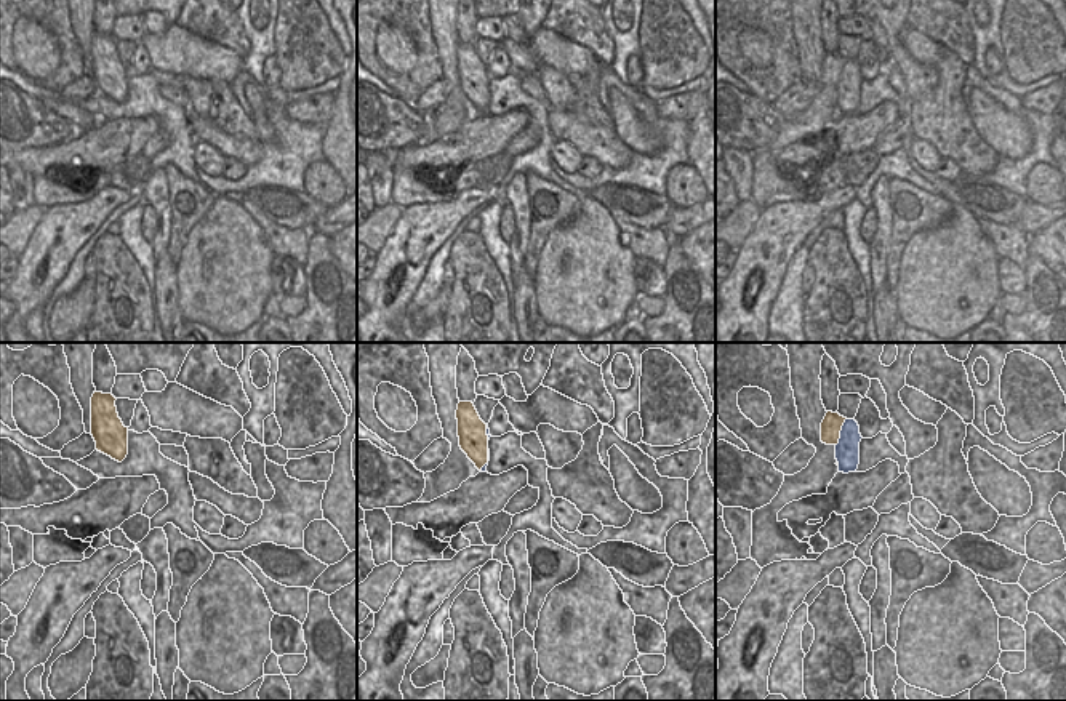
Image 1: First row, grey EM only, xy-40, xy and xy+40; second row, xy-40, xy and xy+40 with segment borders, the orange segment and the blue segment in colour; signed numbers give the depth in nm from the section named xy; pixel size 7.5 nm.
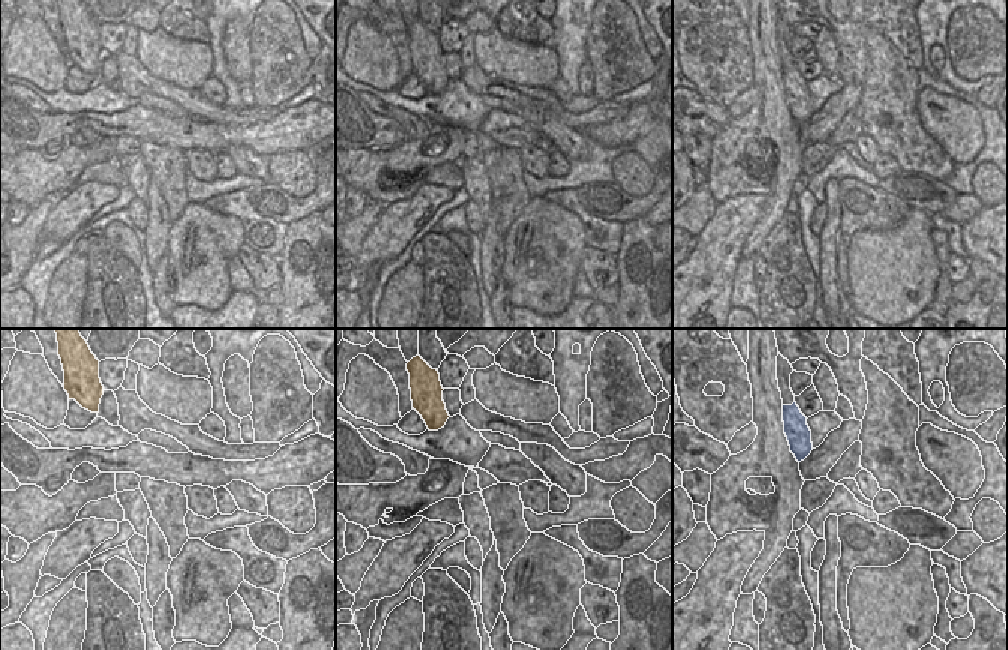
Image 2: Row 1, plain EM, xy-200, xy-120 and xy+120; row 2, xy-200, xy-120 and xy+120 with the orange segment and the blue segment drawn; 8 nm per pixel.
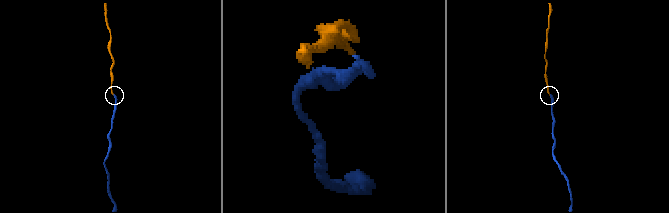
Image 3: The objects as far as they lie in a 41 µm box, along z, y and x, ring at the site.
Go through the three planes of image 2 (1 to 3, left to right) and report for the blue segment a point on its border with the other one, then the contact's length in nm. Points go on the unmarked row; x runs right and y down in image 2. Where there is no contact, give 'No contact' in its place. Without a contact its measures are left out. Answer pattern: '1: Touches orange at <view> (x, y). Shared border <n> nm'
1: No contact
2: No contact
3: No contact.

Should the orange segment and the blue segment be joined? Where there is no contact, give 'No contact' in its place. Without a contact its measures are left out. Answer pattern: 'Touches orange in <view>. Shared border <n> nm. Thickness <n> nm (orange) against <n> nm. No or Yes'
Touches orange in xy+40. Shared border 220 nm. Thickness 160 nm (orange) against 190 nm. Yes.

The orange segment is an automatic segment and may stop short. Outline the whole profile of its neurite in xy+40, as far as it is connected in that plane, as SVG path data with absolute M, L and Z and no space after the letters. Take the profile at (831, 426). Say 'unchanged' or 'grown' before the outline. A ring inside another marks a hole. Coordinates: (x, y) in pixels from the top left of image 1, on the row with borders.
grown; M828 411L821 423L821 442L836 447L839 472L856 472L860 464L860 426L839 413Z

